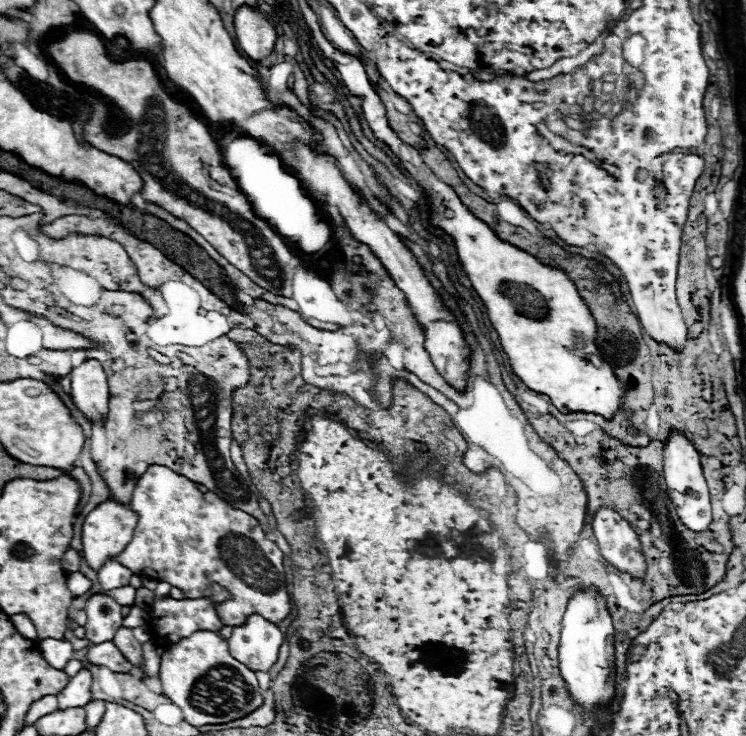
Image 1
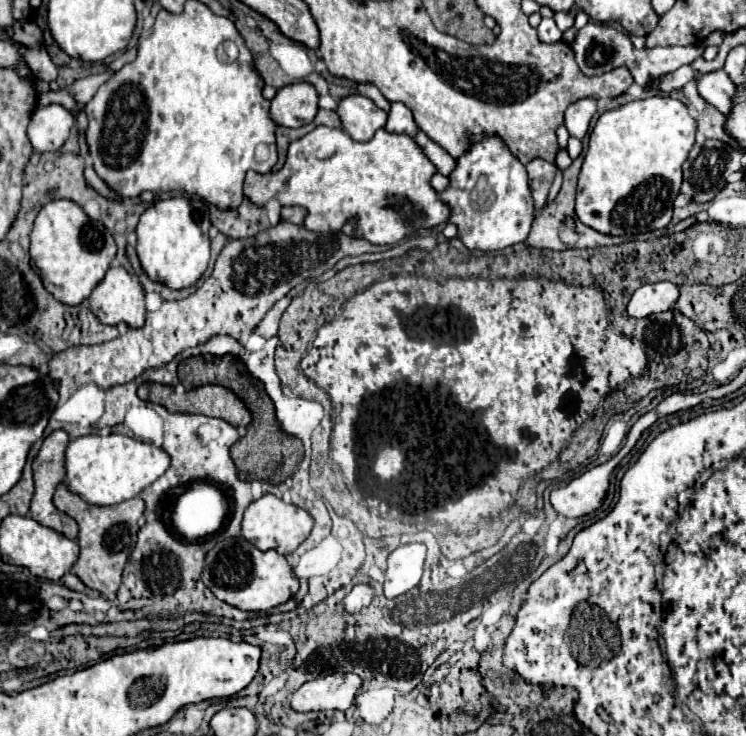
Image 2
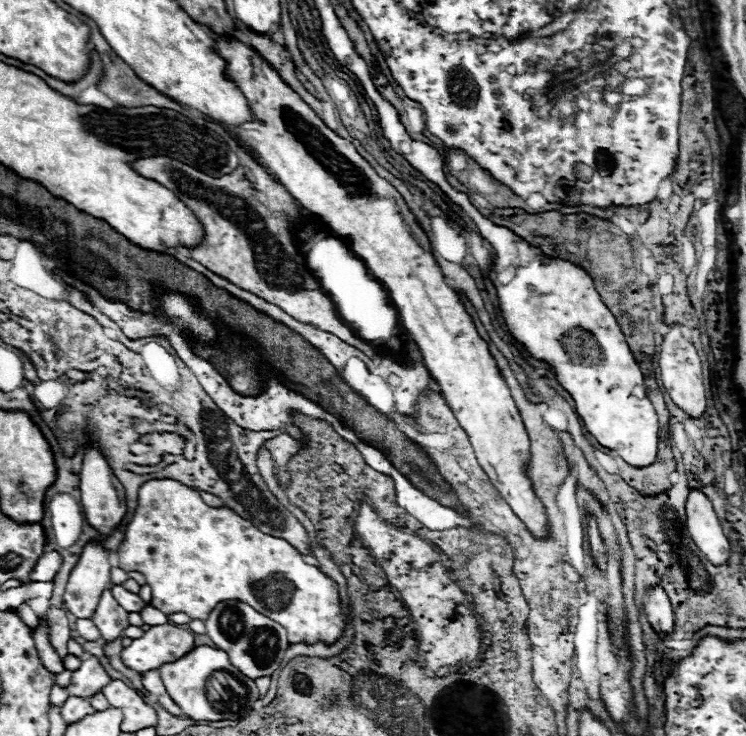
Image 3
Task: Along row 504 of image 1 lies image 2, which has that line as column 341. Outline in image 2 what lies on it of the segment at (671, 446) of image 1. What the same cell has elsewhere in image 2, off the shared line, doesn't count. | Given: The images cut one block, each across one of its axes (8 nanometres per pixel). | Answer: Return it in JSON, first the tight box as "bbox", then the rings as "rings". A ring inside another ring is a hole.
{"bbox":[290,674,362,712],"rings":[[[332,674],[302,684],[290,696],[290,708],[296,712],[318,710],[348,710],[354,704],[354,694],[362,686],[356,674]]]}

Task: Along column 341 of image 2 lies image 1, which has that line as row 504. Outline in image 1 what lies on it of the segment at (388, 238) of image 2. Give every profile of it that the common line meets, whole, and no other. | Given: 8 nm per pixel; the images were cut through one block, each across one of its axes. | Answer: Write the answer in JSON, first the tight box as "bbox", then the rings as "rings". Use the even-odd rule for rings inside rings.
{"bbox":[118,464,290,626],"rings":[[[152,464],[134,486],[134,494],[130,500],[130,508],[138,514],[138,524],[134,528],[132,542],[124,548],[118,556],[120,564],[126,564],[130,572],[138,576],[150,576],[158,582],[168,582],[184,592],[184,596],[210,596],[210,584],[222,584],[230,592],[230,600],[222,604],[214,604],[218,618],[224,626],[238,626],[250,614],[260,614],[266,620],[278,624],[290,612],[290,596],[286,590],[286,574],[284,574],[284,552],[266,538],[264,530],[260,528],[258,520],[242,510],[232,508],[226,500],[218,498],[210,492],[202,494],[196,488],[196,482],[188,480],[186,476],[160,466]]]}

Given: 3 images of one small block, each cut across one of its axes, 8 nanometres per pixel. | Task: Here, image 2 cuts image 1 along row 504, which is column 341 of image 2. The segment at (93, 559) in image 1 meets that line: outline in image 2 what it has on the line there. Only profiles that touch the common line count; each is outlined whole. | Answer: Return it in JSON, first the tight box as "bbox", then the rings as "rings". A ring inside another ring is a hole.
{"bbox":[336,94,388,142],"rings":[[[350,94],[342,98],[336,106],[336,114],[342,122],[342,130],[356,142],[370,140],[388,118],[384,110],[380,110],[370,98],[362,94]]]}

